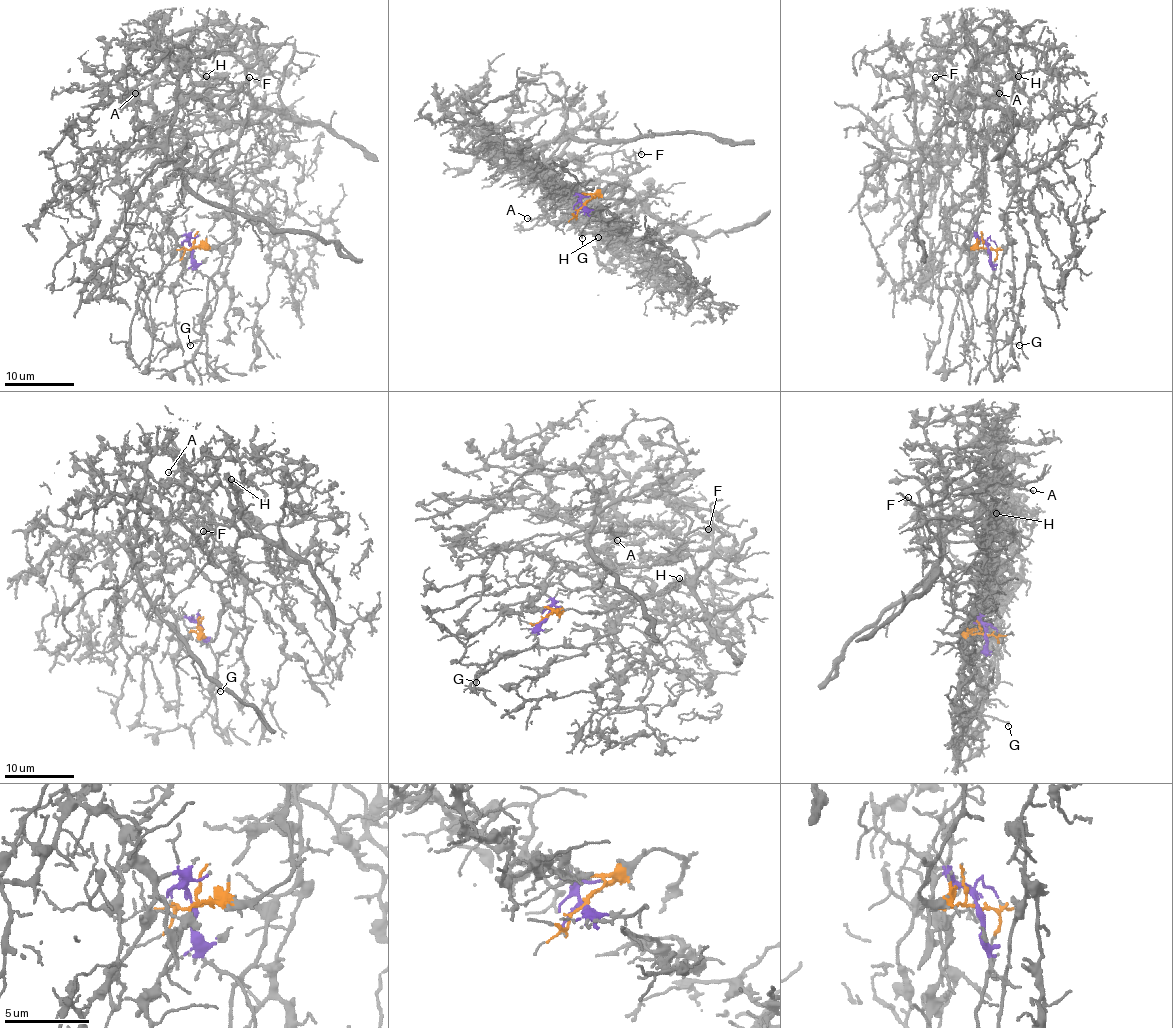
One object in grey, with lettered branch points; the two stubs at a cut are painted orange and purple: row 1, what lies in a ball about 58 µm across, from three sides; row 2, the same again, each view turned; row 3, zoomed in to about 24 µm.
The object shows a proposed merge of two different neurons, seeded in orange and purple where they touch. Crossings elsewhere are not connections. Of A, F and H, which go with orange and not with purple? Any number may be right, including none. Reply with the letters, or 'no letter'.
A, H

